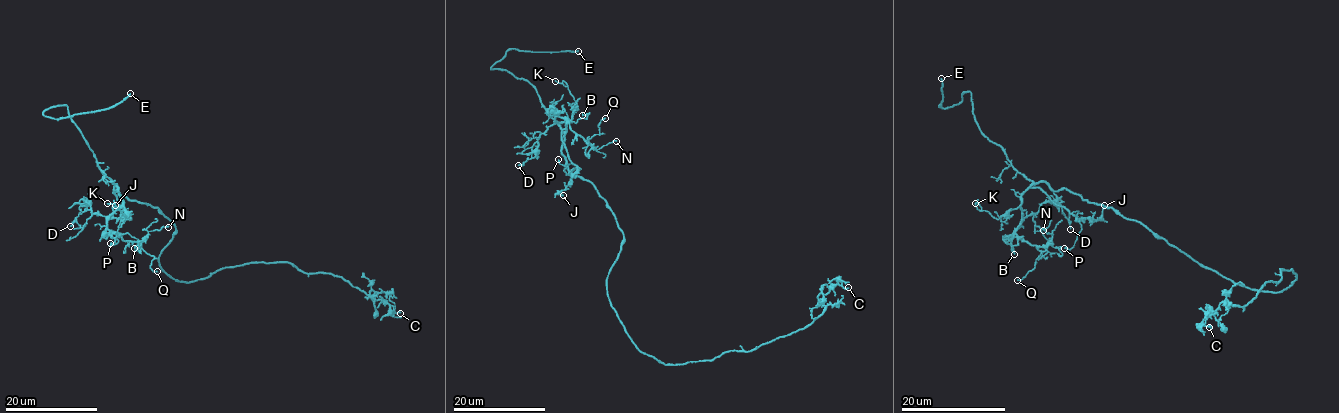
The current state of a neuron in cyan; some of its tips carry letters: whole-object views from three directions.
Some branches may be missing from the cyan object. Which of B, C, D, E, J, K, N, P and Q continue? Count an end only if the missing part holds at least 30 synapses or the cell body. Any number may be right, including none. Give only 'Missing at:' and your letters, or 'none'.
Missing at: E

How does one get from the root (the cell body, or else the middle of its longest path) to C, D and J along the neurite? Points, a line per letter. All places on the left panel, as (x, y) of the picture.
C: (171, 240), (159, 262), (179, 282), (242, 264), (290, 262), (372, 291), (375, 300), (400, 313)
D: (171, 240), (175, 226), (157, 208), (114, 193), (116, 185), (118, 208), (101, 216), (89, 202), (70, 226)
J: (171, 240), (175, 226), (157, 208), (114, 193), (116, 185), (114, 194), (130, 215), (115, 218), (115, 205)

